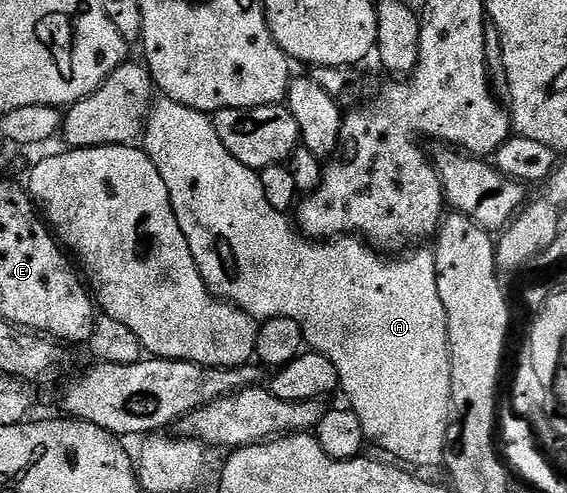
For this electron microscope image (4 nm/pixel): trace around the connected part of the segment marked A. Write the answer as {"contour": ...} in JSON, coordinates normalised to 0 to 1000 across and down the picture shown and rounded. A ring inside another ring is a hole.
{"contour":[[[296,207],[295,213],[289,213],[291,217],[280,215],[273,217],[272,239],[282,247],[268,243],[256,254],[250,274],[250,302],[265,316],[272,341],[279,341],[279,357],[286,357],[286,365],[293,365],[293,389],[300,389],[300,414],[307,422],[314,462],[321,462],[321,479],[328,479],[328,495],[335,495],[335,519],[342,519],[342,535],[349,535],[349,552],[367,580],[367,590],[379,604],[388,604],[393,613],[402,613],[406,619],[420,623],[427,633],[434,633],[443,645],[519,649],[519,657],[526,657],[526,665],[533,665],[538,696],[556,716],[575,722],[575,730],[582,730],[582,738],[589,738],[600,765],[598,789],[607,791],[607,807],[614,813],[608,817],[624,836],[624,844],[631,844],[644,890],[654,903],[658,897],[667,911],[679,913],[686,921],[683,927],[700,939],[718,941],[721,947],[769,943],[774,947],[783,933],[790,860],[797,854],[797,724],[790,704],[787,625],[780,625],[780,600],[772,600],[767,513],[760,505],[734,503],[711,519],[677,521],[658,507],[647,491],[628,479],[601,479],[578,489],[538,483],[503,428],[485,426],[469,408],[469,389],[462,389],[462,365],[457,351],[443,345],[434,333],[427,333],[427,325],[413,325],[413,316],[406,316],[406,308],[399,308],[399,292],[392,292],[392,284],[384,284],[384,268],[377,260],[374,239],[362,225],[344,223],[312,207]]]}

